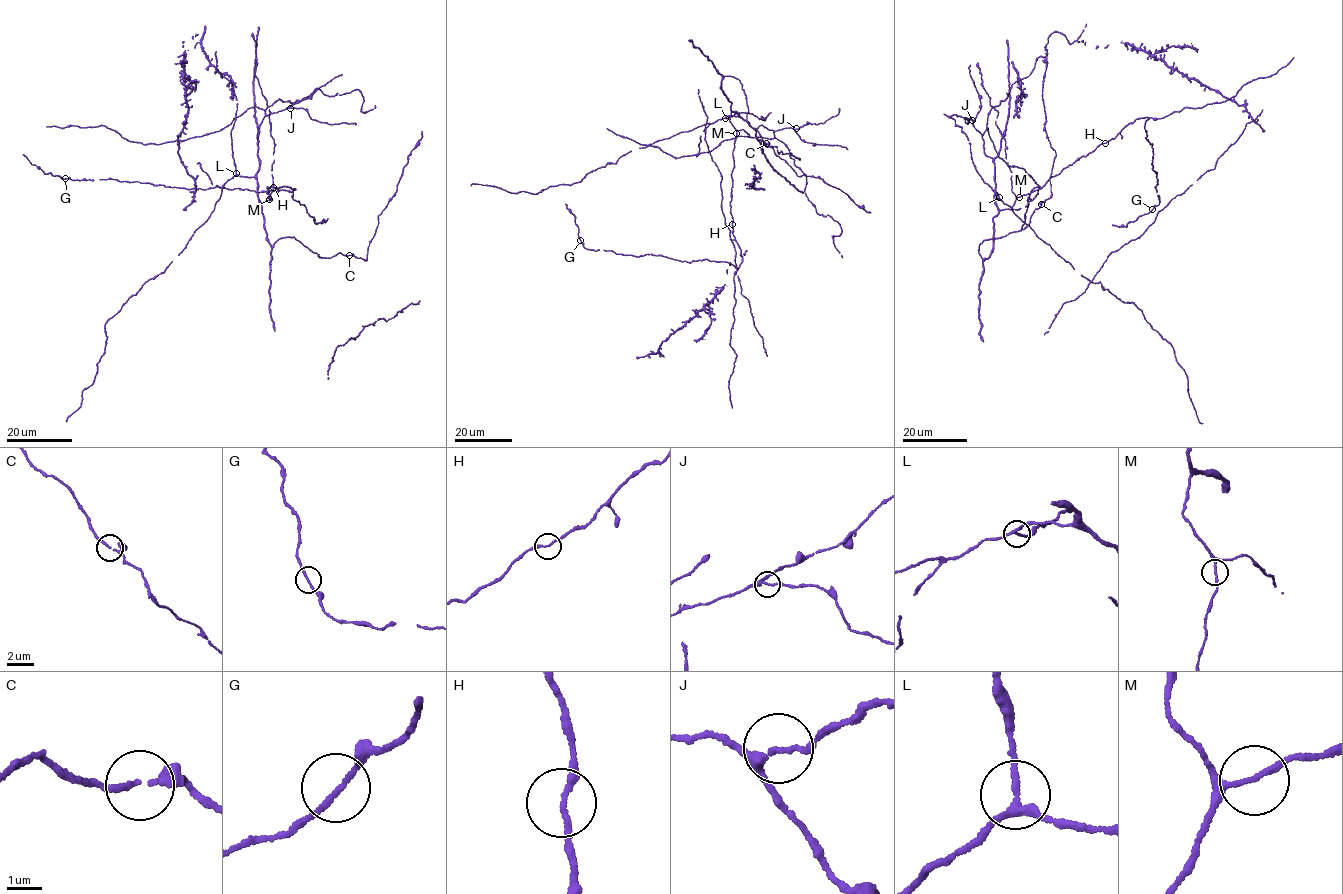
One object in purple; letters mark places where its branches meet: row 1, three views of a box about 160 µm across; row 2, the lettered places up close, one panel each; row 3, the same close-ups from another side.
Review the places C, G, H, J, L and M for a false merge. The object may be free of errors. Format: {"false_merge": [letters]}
{"false_merge": []}

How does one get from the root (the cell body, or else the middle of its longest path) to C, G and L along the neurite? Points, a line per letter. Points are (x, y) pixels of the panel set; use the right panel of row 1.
C: (1015, 200), (1010, 209), (993, 217), (993, 252), (982, 258), (978, 251), (982, 241), (1024, 229), (1041, 204)
G: (1015, 200), (1146, 117), (1145, 138), (1152, 145), (1160, 197), (1152, 209)
L: (1015, 200), (1010, 209), (1000, 210), (994, 198), (995, 195), (999, 197)

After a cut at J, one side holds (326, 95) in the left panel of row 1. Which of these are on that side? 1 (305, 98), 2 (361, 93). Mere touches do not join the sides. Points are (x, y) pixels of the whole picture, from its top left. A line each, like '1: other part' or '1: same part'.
1: same part
2: same part

